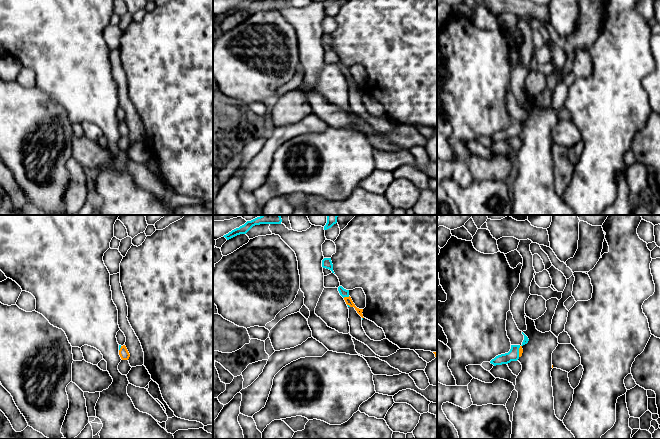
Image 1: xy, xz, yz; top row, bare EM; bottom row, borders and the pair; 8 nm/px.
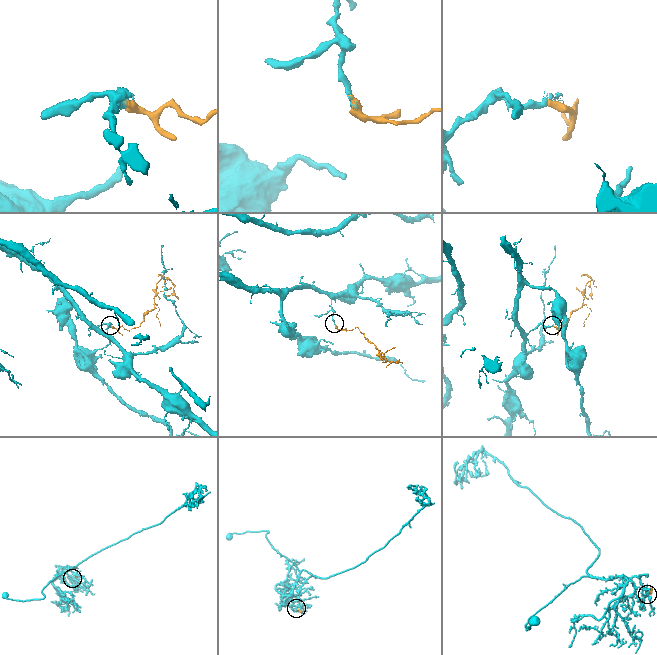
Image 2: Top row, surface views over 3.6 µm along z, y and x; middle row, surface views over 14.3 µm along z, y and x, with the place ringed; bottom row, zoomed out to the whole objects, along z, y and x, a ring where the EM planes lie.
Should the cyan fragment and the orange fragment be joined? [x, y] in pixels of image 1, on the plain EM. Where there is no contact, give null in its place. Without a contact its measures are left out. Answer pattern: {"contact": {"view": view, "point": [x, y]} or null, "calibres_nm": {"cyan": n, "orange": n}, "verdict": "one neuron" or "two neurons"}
{"contact": {"view": "xz", "point": [346, 72]}, "calibres_nm": {"cyan": 70, "orange": 60}, "verdict": "one neuron"}

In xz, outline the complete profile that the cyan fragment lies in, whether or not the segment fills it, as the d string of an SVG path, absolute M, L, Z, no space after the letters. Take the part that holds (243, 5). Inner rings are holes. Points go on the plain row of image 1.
M244 0L244 1L240 2L239 4L232 6L228 10L224 11L223 13L225 13L227 16L229 16L237 11L246 10L255 1L260 1L260 0Z

